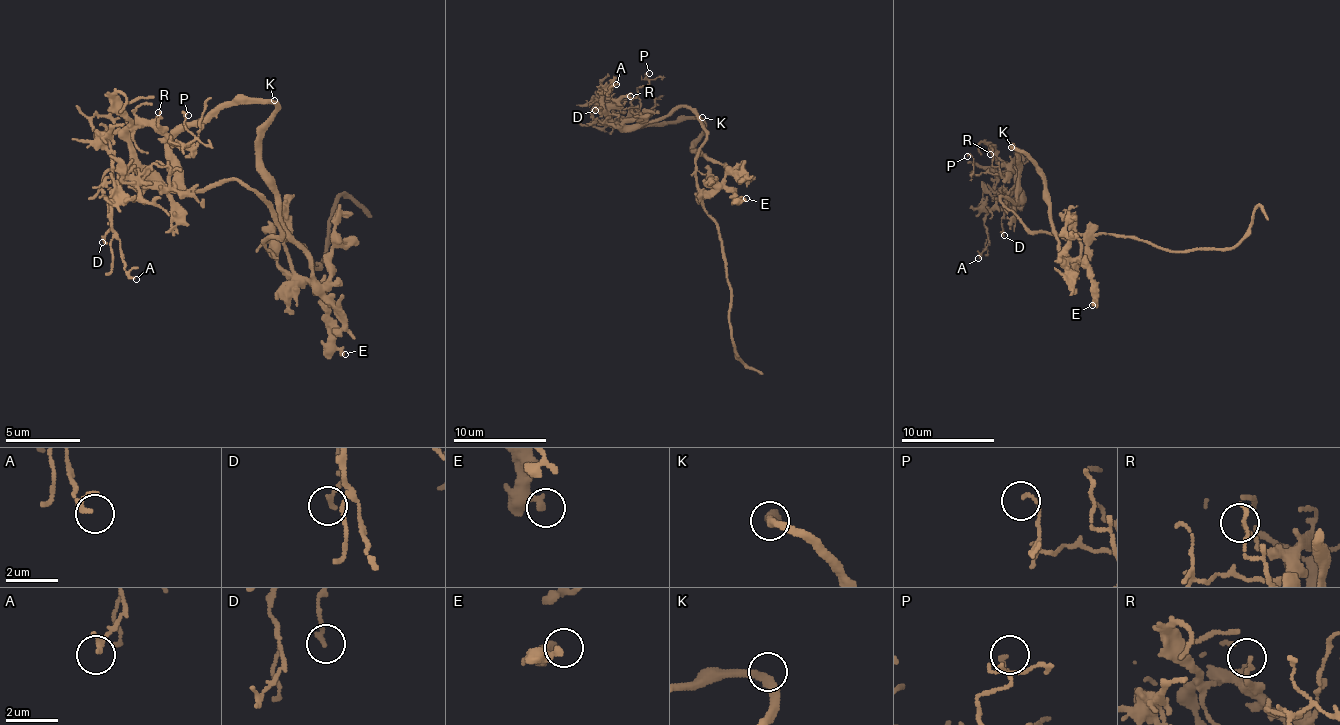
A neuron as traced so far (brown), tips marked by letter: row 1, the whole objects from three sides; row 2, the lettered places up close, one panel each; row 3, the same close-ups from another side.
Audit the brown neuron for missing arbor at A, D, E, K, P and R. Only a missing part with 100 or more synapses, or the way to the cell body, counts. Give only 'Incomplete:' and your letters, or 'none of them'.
Incomplete: none of them

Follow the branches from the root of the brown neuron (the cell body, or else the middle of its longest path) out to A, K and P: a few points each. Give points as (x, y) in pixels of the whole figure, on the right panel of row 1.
A: (1050, 235), (1027, 228), (1002, 203), (1002, 196), (1020, 198), (1013, 191), (988, 212), (988, 247), (978, 258)
K: (1050, 235), (1080, 235), (1085, 251), (1073, 258), (1062, 251), (1050, 221), (1050, 200), (1041, 170), (1011, 147)
P: (1050, 235), (1027, 228), (1002, 203), (1002, 196), (1020, 198), (1018, 163), (999, 175), (976, 175), (967, 156)

